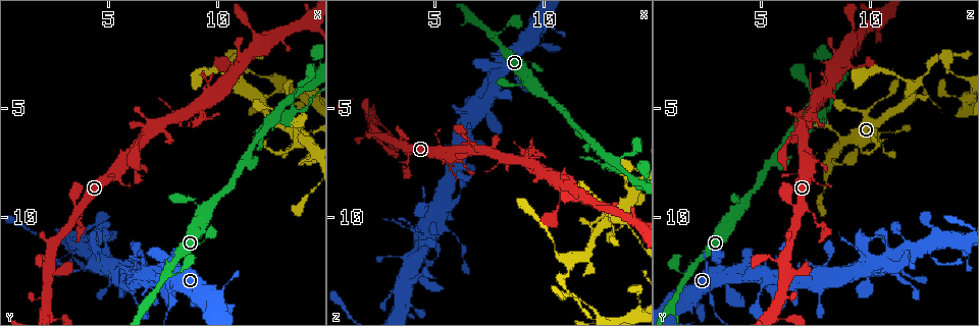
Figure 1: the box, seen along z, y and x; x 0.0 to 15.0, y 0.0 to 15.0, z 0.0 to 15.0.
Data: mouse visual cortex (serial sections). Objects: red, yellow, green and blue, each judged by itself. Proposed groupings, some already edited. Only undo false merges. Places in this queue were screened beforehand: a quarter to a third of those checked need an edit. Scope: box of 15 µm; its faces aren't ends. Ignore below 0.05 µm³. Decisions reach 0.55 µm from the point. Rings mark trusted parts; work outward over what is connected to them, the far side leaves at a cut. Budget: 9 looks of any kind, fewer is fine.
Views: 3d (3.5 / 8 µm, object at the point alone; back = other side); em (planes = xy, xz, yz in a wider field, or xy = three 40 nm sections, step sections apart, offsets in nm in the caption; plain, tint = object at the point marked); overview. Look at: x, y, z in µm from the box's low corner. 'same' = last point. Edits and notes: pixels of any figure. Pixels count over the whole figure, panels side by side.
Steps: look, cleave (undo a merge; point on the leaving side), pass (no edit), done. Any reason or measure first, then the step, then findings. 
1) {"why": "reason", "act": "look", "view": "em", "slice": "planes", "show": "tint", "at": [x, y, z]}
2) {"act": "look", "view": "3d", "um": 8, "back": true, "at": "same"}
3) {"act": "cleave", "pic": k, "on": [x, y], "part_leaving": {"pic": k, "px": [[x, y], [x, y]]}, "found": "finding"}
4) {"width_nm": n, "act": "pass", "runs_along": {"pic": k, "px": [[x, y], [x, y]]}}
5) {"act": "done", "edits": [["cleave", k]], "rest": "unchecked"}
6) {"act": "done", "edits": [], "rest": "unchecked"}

{"why": "narrows sharply", "act": "look", "view": "3d", "um": 3.5, "back": true, "at": [13.4, 4.9, 7.9]}

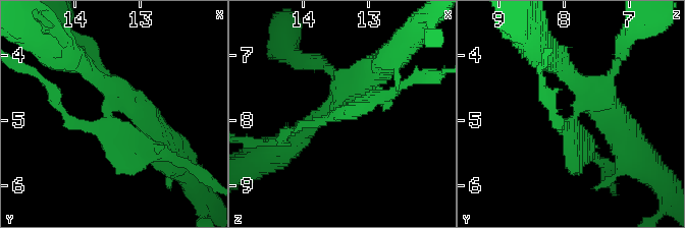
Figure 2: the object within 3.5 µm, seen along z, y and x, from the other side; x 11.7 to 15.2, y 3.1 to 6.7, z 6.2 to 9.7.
{"why": "shape alone is not enough", "act": "look", "view": "em", "slice": "xy", "step": 2, "show": "tint", "at": [13.45, 5.05, 7.90]}

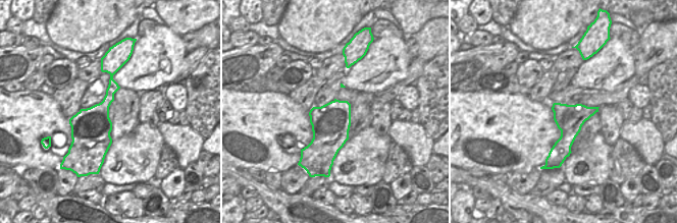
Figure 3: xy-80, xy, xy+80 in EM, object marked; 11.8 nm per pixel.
{"act": "cleave", "pic": 2, "on": [108, 152], "part_leaving": {"pic": 2, "px": [[337, 111], [416, 77]]}, "found": "a second cell is stuck on"}

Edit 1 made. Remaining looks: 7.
{"why": "sudden change in width", "act": "look", "view": "em", "slice": "xy", "step": 3, "show": "tint", "at": [13.2, 6.9, 9.7]}

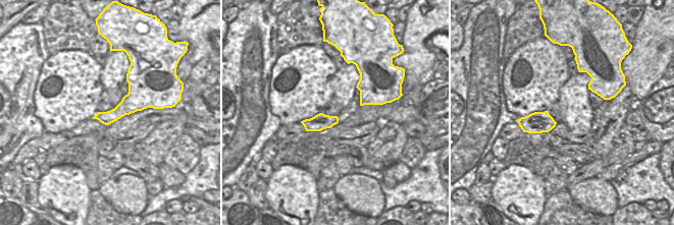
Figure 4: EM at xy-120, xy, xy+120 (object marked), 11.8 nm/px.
{"act": "look", "view": "3d", "um": 3.5, "at": "same"}

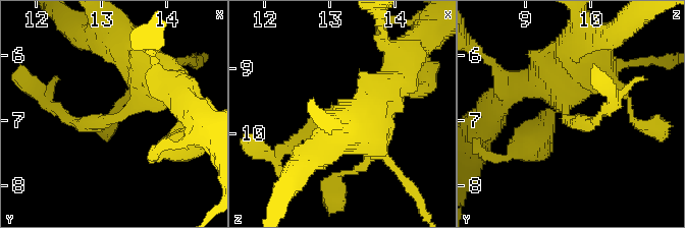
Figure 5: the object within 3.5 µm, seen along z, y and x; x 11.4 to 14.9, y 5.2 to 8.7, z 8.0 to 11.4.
{"act": "cleave", "pic": 5, "on": [81, 120], "part_leaving": {"pic": 5, "px": [[118, 116], [71, 122], [37, 94]]}, "found": "two cells meet here"}

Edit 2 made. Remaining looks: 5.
{"why": "redraw", "act": "look", "view": "overview"}

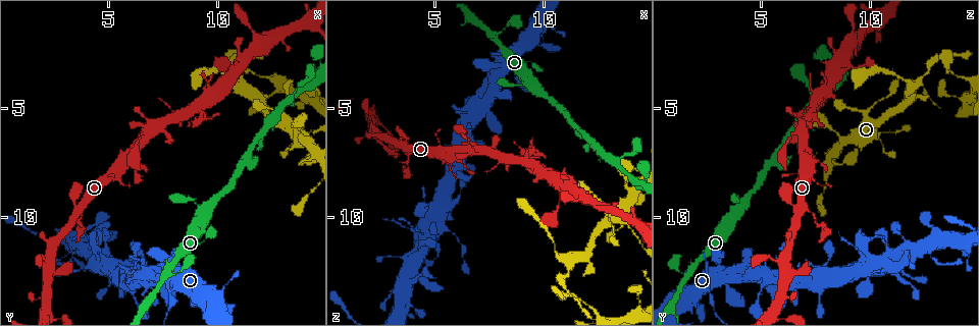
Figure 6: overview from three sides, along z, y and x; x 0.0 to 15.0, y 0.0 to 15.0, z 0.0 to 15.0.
{"why": "thin neck", "act": "look", "view": "3d", "um": 3.5, "at": [4.3, 11.3, 9.6]}

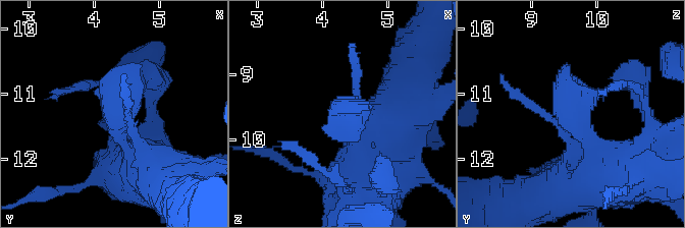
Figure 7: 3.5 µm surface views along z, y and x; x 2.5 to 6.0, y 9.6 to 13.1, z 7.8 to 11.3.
{"why": "now the EM", "act": "look", "view": "em", "slice": "xy", "step": 2, "show": "tint", "at": [4.40, 11.35, 9.65]}

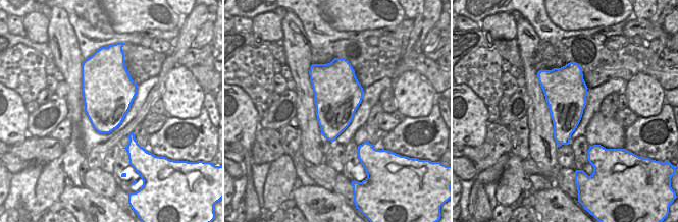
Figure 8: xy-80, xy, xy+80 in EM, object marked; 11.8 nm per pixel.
{"why": "cut it another way", "act": "look", "view": "em", "slice": "xy", "step": 1, "show": "tint", "at": "same"}

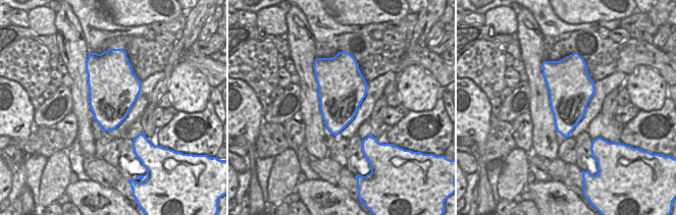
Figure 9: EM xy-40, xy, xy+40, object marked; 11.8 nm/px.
{"act": "pass", "runs_along": {"pic": 7, "px": [[609, 179], [567, 111], [567, 64]]}, "found": "continuous, no second cell"}

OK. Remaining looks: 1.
{"act": "done", "edits": [["cleave", 2], ["cleave", 5]], "rest": "unchecked"}

